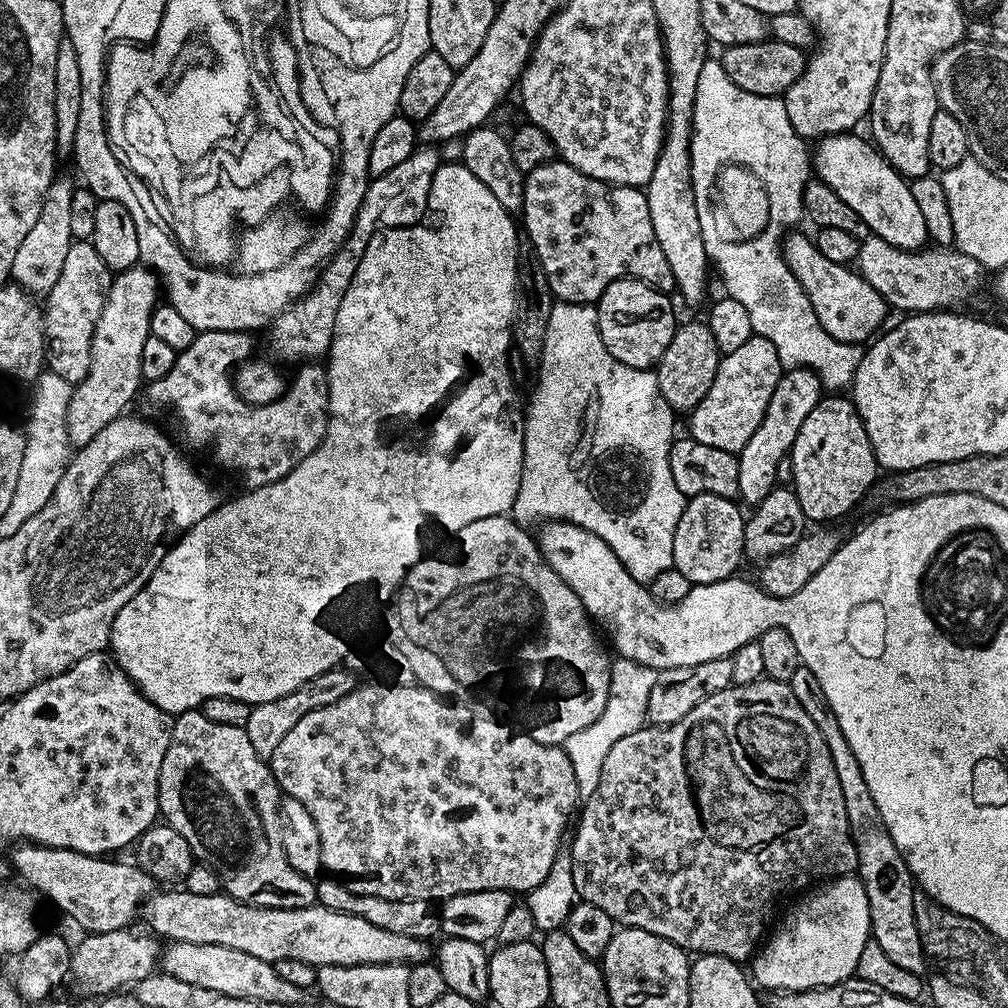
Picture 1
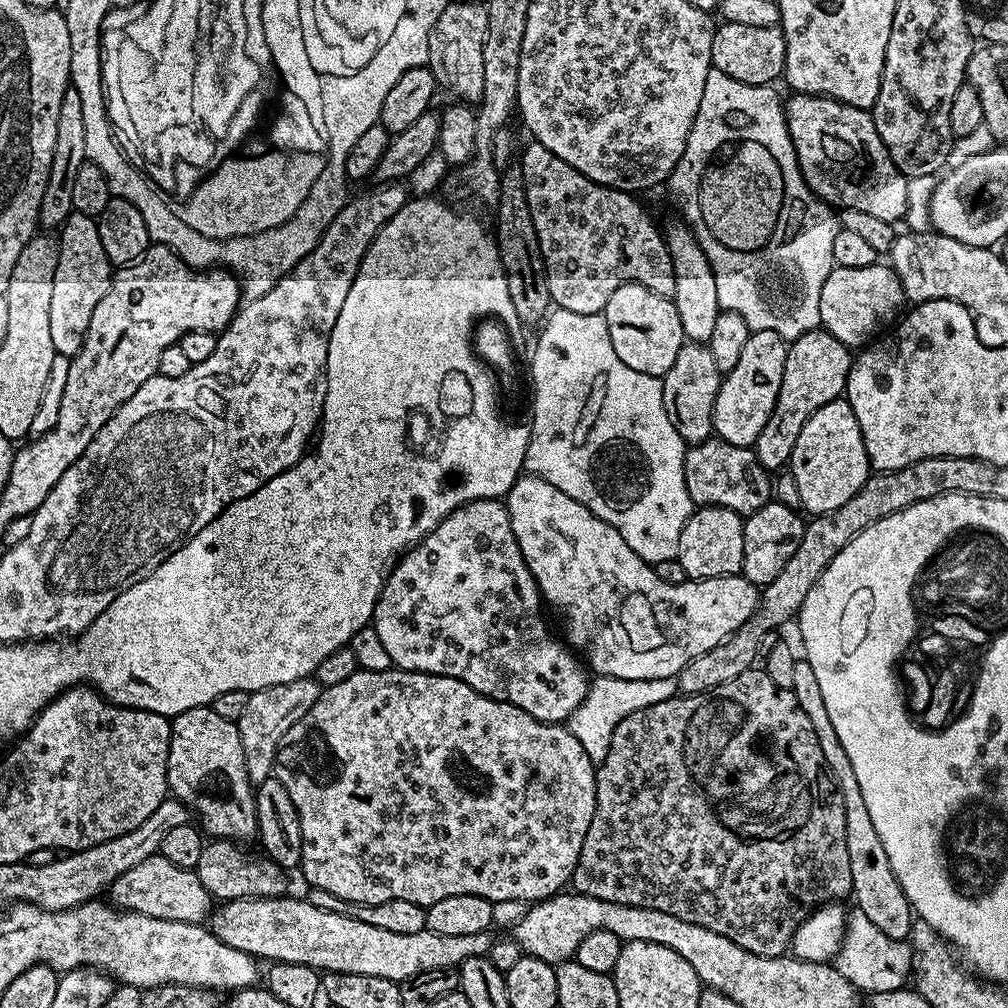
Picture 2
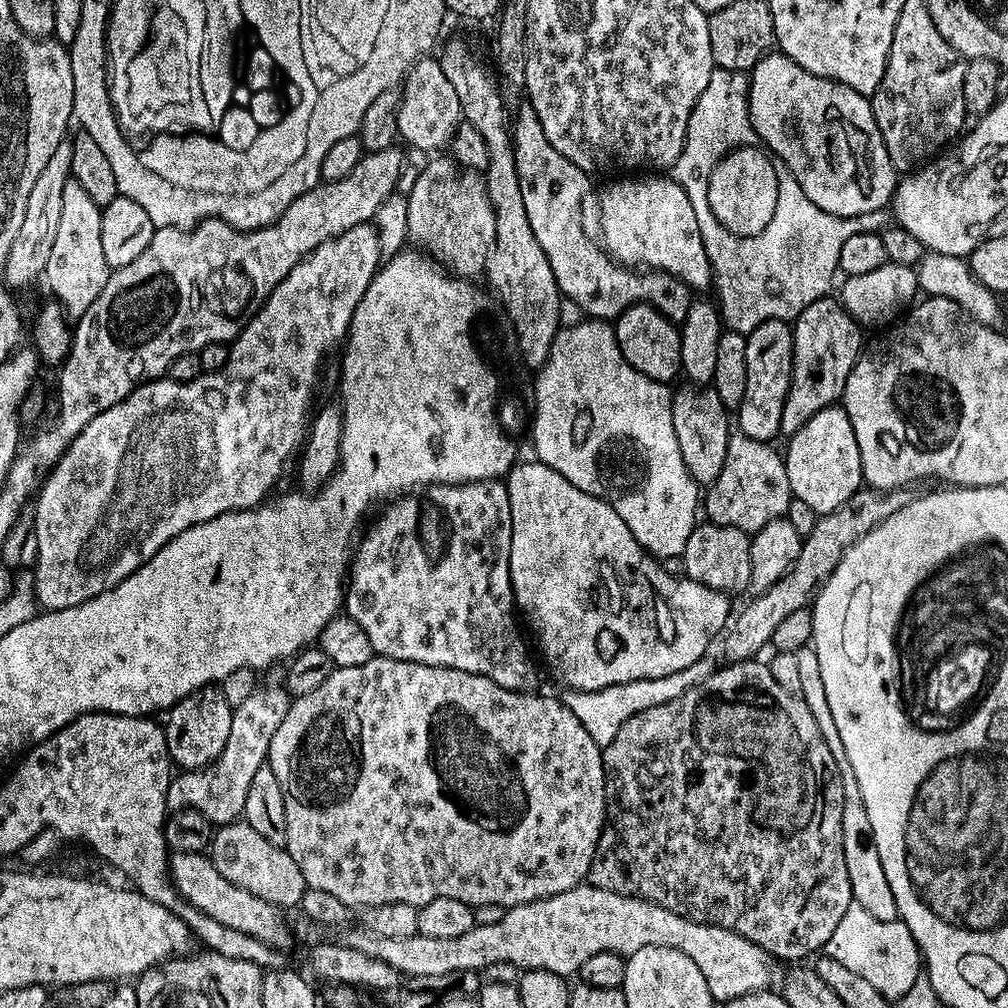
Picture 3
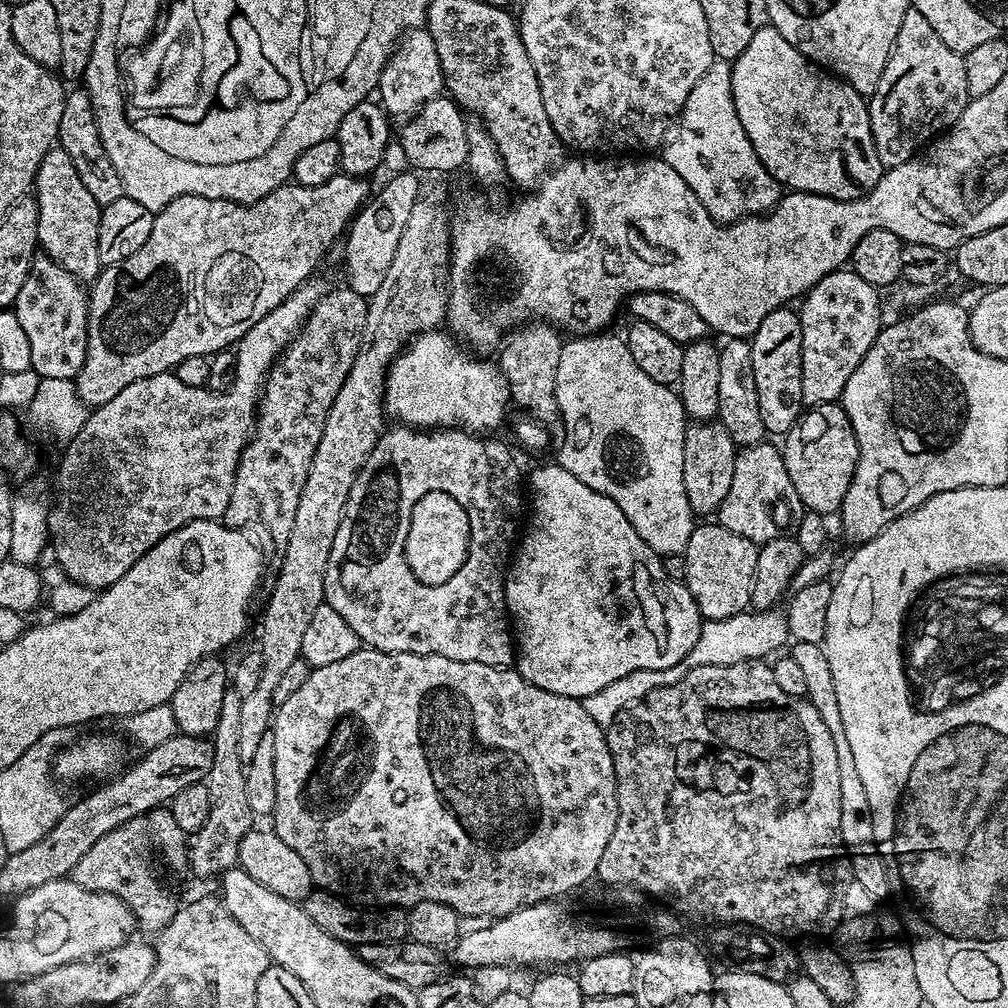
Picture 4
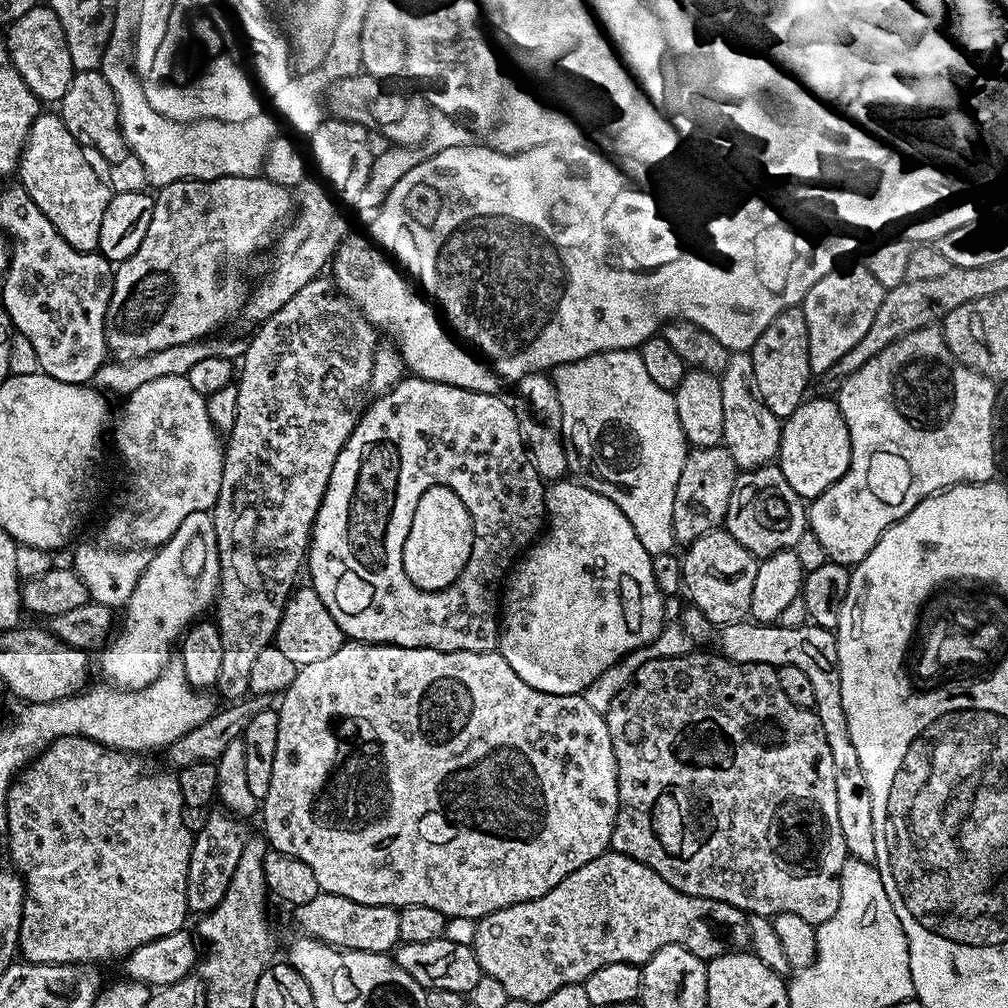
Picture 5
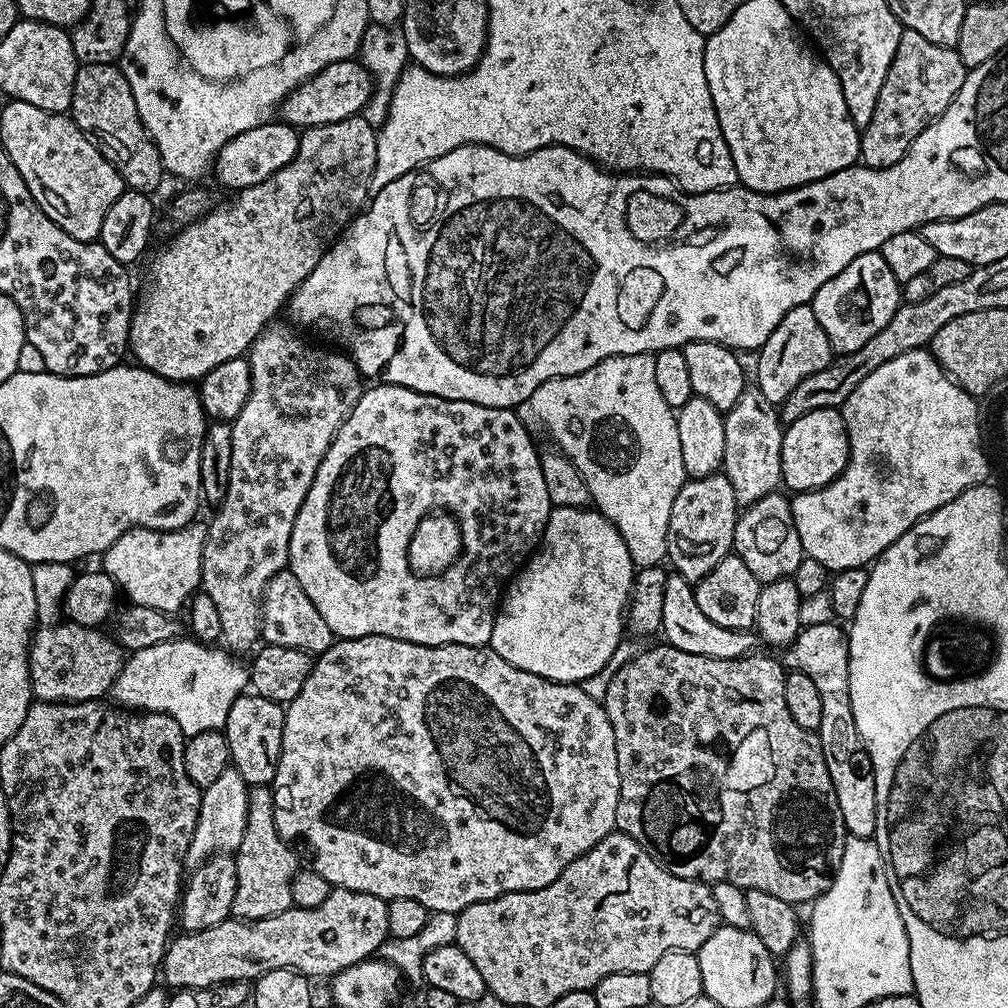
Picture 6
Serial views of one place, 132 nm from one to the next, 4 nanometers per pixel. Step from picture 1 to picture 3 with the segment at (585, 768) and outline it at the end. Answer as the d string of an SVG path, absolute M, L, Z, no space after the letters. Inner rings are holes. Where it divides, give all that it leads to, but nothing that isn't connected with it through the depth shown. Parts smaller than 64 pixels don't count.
M705 658L694 662L694 666L686 666L686 670L678 670L674 674L666 674L662 678L646 678L645 680L635 680L634 682L622 682L614 686L606 686L602 690L590 690L589 692L578 692L568 690L563 693L564 705L574 713L574 718L586 726L586 734L594 738L598 745L606 745L614 739L614 734L622 730L622 722L634 718L642 710L650 710L650 706L662 706L662 702L670 702L690 686L702 682L714 670L711 659Z

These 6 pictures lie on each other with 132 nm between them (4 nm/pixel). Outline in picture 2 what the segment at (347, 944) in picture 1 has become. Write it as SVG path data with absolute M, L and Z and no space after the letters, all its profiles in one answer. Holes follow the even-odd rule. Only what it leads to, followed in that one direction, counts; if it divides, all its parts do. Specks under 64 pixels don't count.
M275 896L257 900L223 901L211 913L212 933L222 942L226 942L226 946L234 946L234 950L249 952L264 962L298 962L308 964L317 970L323 970L325 973L362 974L397 982L430 970L459 969L463 960L485 955L493 942L493 937L488 932L466 934L465 936L462 934L434 934L427 930L418 934L394 934L391 930L369 926L367 922L358 922L349 916L334 914L330 910L318 910L318 906L310 906L307 898L288 899Z

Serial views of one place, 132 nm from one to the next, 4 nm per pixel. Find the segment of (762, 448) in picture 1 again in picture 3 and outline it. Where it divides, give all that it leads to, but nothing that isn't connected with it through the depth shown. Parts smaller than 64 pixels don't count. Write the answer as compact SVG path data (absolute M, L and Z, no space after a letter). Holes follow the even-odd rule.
M836 298L816 300L796 317L792 329L792 385L782 406L780 423L780 431L785 437L793 436L818 414L818 410L833 407L843 397L850 370L854 370L862 355L860 331L861 325Z

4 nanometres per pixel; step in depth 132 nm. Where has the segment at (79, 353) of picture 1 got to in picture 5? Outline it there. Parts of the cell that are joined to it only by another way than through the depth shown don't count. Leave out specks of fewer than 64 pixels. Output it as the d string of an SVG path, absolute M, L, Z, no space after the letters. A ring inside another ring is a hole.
M41 114L30 126L28 137L24 140L24 149L20 151L18 165L19 187L24 188L34 206L38 206L38 210L42 210L46 218L50 218L54 230L58 230L58 234L62 234L62 238L66 238L66 242L70 242L70 246L74 246L74 250L79 252L94 252L99 249L98 230L102 230L102 214L106 214L110 195L109 185L102 179L101 173L99 176L92 169L87 155L89 156L89 153L77 142L74 134L66 130L59 115Z

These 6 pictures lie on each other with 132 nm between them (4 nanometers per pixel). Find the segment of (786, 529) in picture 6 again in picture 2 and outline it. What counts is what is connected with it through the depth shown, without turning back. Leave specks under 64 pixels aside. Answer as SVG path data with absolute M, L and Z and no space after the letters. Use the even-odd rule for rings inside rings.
M719 438L691 445L685 451L684 477L693 505L734 510L742 518L769 504L774 496L773 477L769 469L760 465L755 451L752 448L734 446Z

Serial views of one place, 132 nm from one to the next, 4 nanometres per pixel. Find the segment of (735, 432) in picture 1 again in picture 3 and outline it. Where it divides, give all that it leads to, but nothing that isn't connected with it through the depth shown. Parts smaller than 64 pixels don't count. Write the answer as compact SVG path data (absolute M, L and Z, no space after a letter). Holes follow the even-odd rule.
M767 320L758 325L753 332L747 333L746 394L742 394L742 402L734 416L735 423L736 420L740 423L739 435L765 442L775 441L775 436L781 435L782 406L786 402L786 394L792 385L792 351L794 350L792 329L793 325L787 320Z

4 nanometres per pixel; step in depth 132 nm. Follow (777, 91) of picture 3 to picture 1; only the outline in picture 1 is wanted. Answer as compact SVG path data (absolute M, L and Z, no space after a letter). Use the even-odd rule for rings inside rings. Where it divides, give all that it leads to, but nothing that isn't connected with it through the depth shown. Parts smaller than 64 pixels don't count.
M838 132L823 137L814 148L815 175L830 186L830 190L834 190L834 194L838 194L838 198L850 206L850 210L858 213L858 218L866 222L871 235L880 236L890 242L890 246L898 246L907 252L923 249L930 239L925 219L911 194L909 181L885 160L879 148L856 135Z

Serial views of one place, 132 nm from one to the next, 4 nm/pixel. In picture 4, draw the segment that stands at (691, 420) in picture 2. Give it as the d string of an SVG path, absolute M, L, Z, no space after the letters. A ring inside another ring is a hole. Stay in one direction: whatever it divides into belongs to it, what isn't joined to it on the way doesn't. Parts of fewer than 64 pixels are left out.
M692 422L684 430L684 461L682 478L686 486L686 498L693 513L708 518L719 513L726 494L730 494L730 481L734 478L734 462L738 445L726 434L726 426L718 422Z

